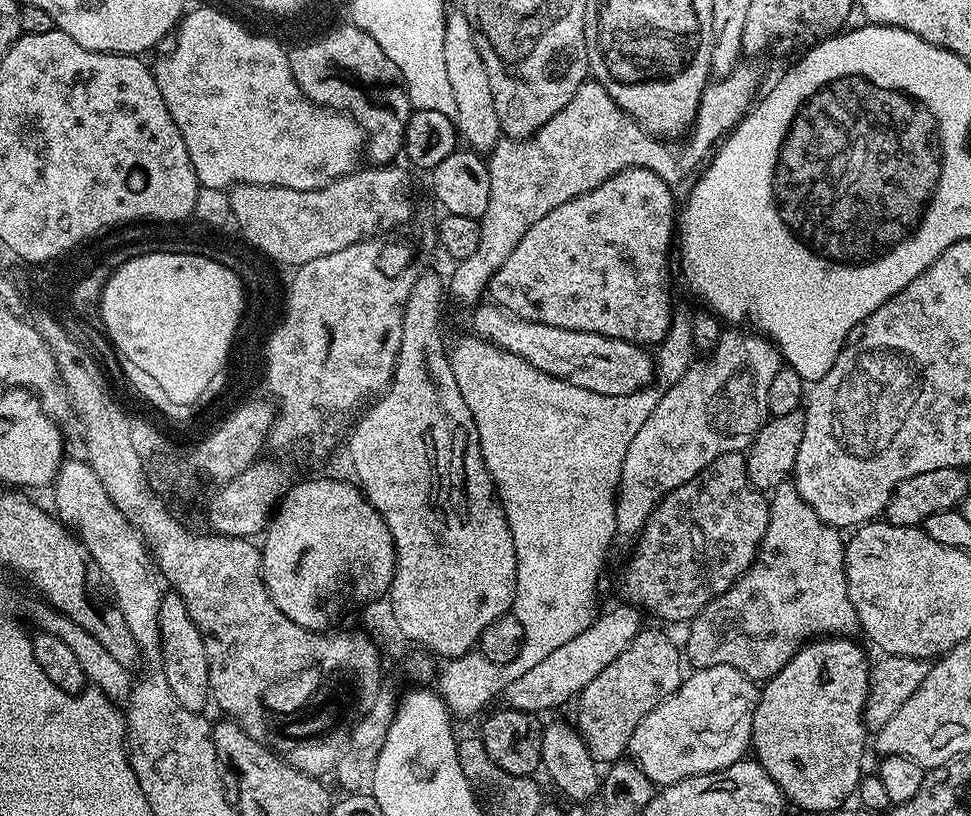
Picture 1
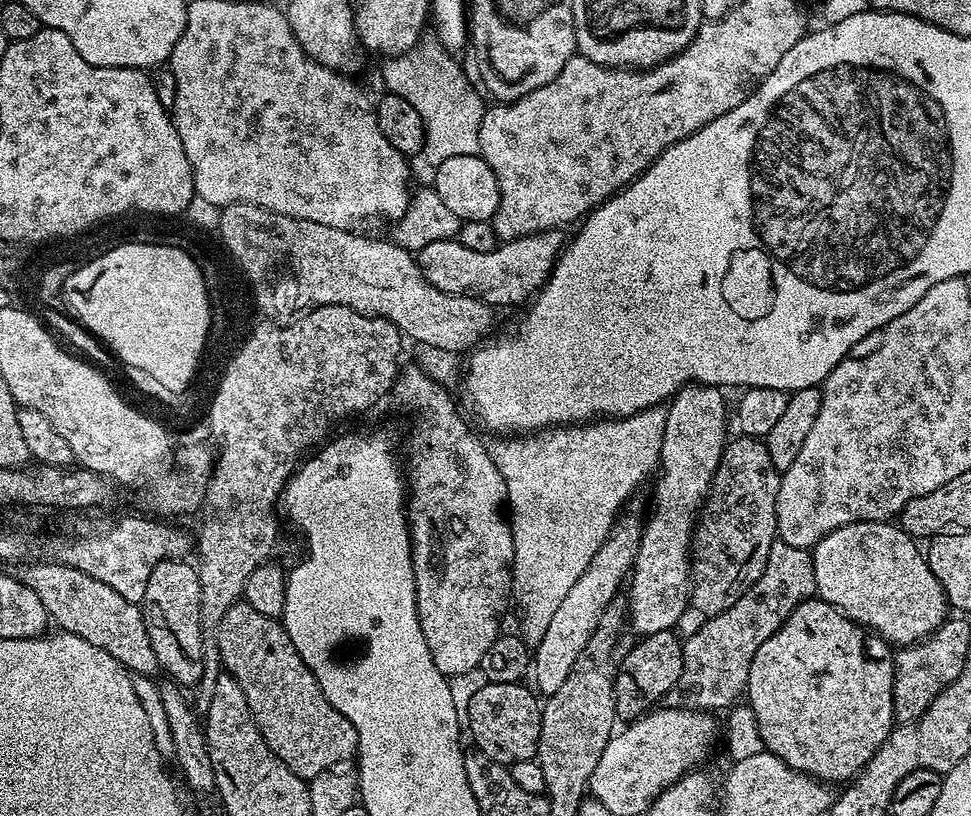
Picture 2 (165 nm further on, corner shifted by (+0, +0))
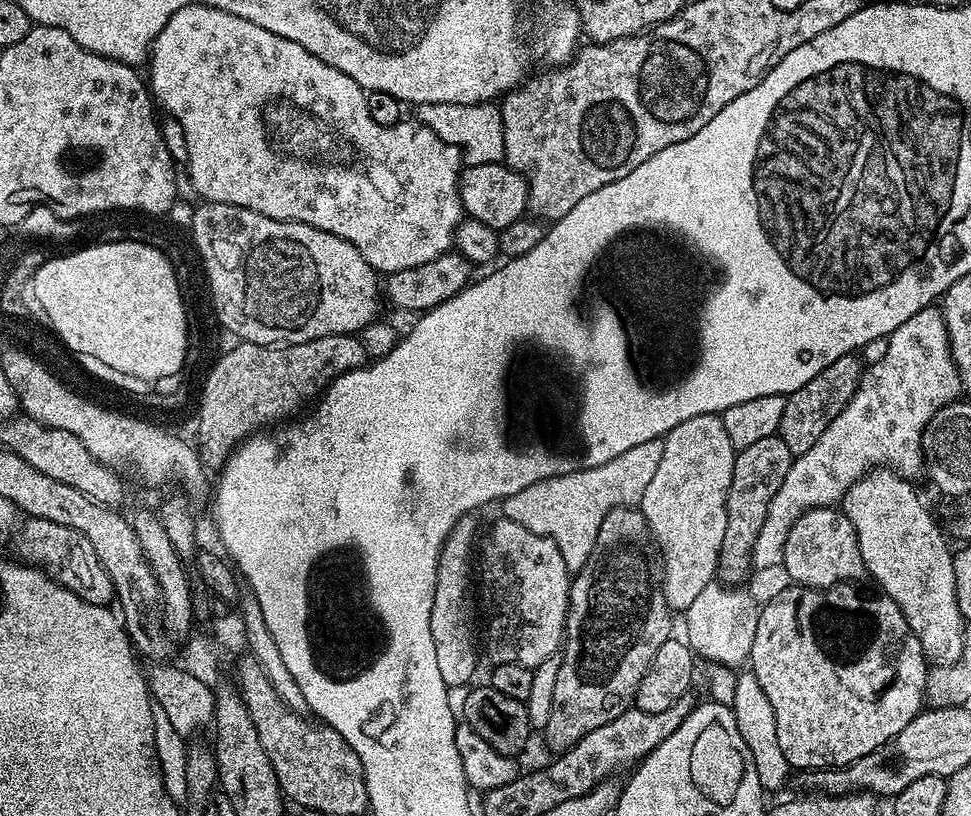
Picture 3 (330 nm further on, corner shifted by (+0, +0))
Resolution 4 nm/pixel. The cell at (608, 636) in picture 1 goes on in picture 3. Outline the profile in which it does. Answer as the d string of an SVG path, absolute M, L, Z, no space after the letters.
M714 412L698 414L698 418L686 418L686 422L678 422L678 426L674 426L674 430L670 430L667 436L663 437L663 441L664 450L662 452L662 462L658 464L658 471L654 474L654 479L650 482L650 486L646 486L642 498L638 501L638 508L643 512L651 528L655 545L659 555L662 557L662 583L666 602L669 608L673 610L683 610L690 606L690 602L694 602L695 596L697 596L707 584L713 583L713 581L717 579L718 569L720 567L722 538L726 538L726 502L728 501L728 491L734 478L734 462L736 461L736 453L738 450L730 442L730 437L726 435L726 426L722 426L722 415Z

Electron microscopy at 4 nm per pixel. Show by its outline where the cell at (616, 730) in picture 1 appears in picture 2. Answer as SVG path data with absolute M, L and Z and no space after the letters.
M675 631L659 632L637 639L630 654L622 662L616 675L616 714L621 721L640 719L645 712L655 709L664 695L675 689L682 674L682 650L684 645Z

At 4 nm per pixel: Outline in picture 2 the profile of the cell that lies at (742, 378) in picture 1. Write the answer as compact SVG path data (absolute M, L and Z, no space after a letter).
M621 515L598 554L594 554L590 566L586 566L582 578L578 578L566 598L562 598L562 606L558 606L554 618L550 618L550 626L546 626L542 642L534 646L534 663L530 672L533 677L536 675L534 688L541 697L554 695L562 682L566 682L570 670L574 670L574 662L578 662L578 654L586 650L586 642L590 642L594 630L598 630L602 614L610 602L621 595L620 583L629 579L632 565L636 562L641 531L641 517Z

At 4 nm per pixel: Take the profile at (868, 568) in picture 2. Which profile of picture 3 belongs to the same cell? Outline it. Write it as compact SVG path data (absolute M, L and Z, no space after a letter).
M836 506L815 508L804 512L802 518L798 518L798 522L794 524L786 540L783 564L789 571L792 584L805 588L833 588L841 582L856 582L859 581L859 576L863 577L866 572L862 554L859 552L858 534L855 533L850 518Z

